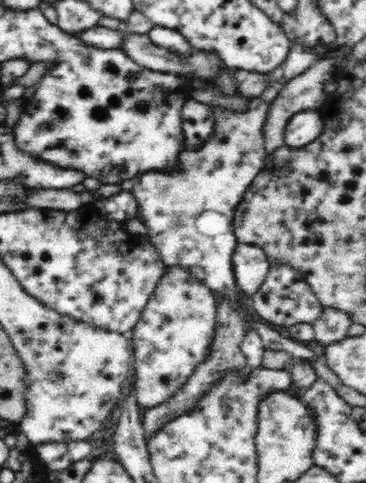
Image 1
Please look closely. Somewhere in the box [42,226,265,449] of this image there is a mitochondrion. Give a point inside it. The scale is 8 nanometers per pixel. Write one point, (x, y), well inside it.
(56, 372)

